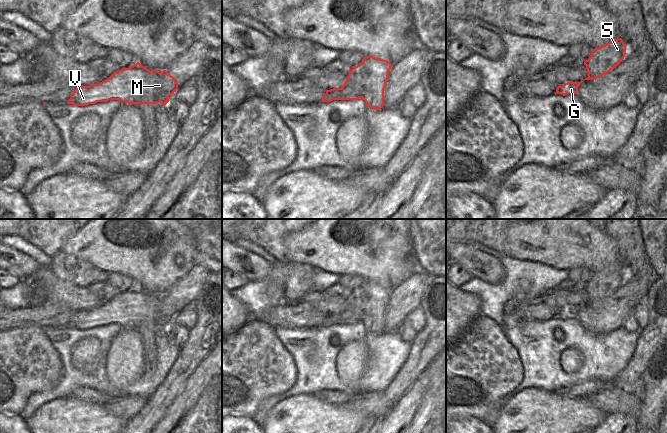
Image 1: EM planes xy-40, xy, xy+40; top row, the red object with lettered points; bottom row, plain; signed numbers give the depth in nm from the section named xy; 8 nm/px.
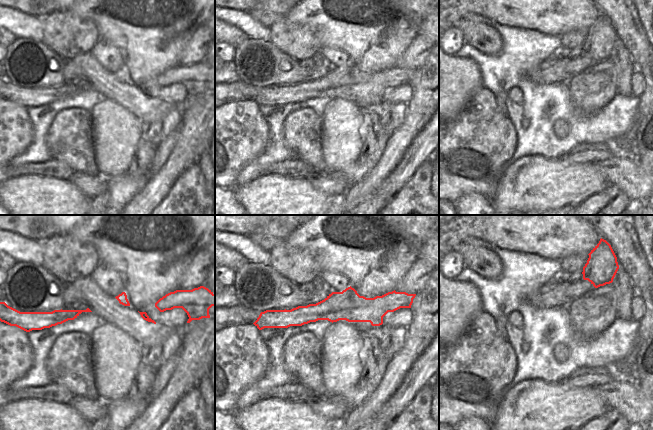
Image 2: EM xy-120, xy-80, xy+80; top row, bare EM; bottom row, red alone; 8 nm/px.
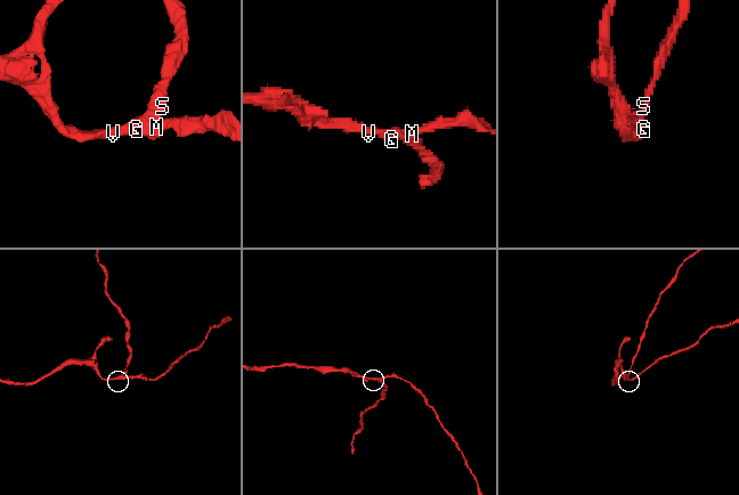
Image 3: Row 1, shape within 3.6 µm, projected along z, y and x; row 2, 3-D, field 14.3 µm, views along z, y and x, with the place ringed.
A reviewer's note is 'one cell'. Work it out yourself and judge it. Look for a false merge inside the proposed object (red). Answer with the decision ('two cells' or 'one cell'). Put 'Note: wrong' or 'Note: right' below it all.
two cells
Note: wrong

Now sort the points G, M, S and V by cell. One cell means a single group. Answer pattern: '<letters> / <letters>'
G M V / S

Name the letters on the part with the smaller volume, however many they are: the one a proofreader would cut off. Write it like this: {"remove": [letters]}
{"remove": ["S"]}

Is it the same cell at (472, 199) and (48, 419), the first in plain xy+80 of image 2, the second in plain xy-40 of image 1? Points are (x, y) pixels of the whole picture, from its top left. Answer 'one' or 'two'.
two

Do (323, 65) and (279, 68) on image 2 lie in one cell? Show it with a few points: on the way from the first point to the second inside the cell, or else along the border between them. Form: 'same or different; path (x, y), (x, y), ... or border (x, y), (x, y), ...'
same; path (312, 67), (290, 67)

